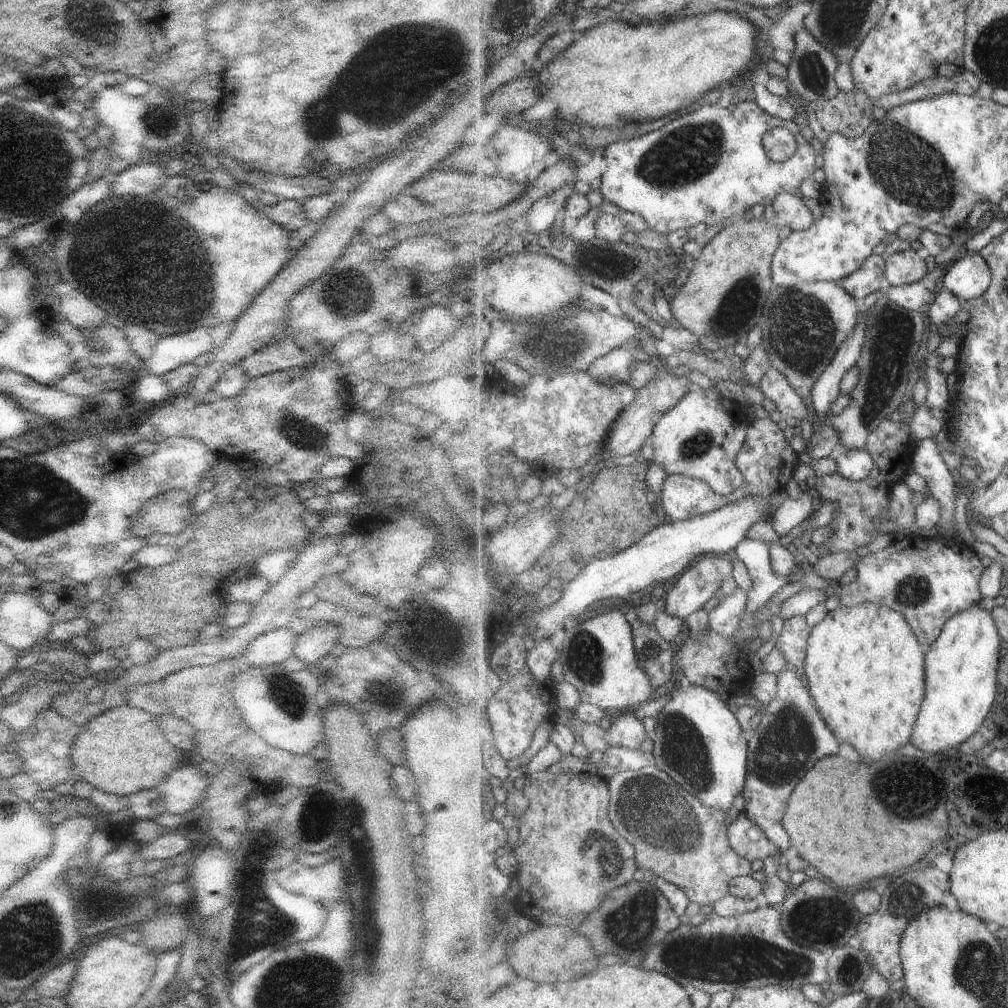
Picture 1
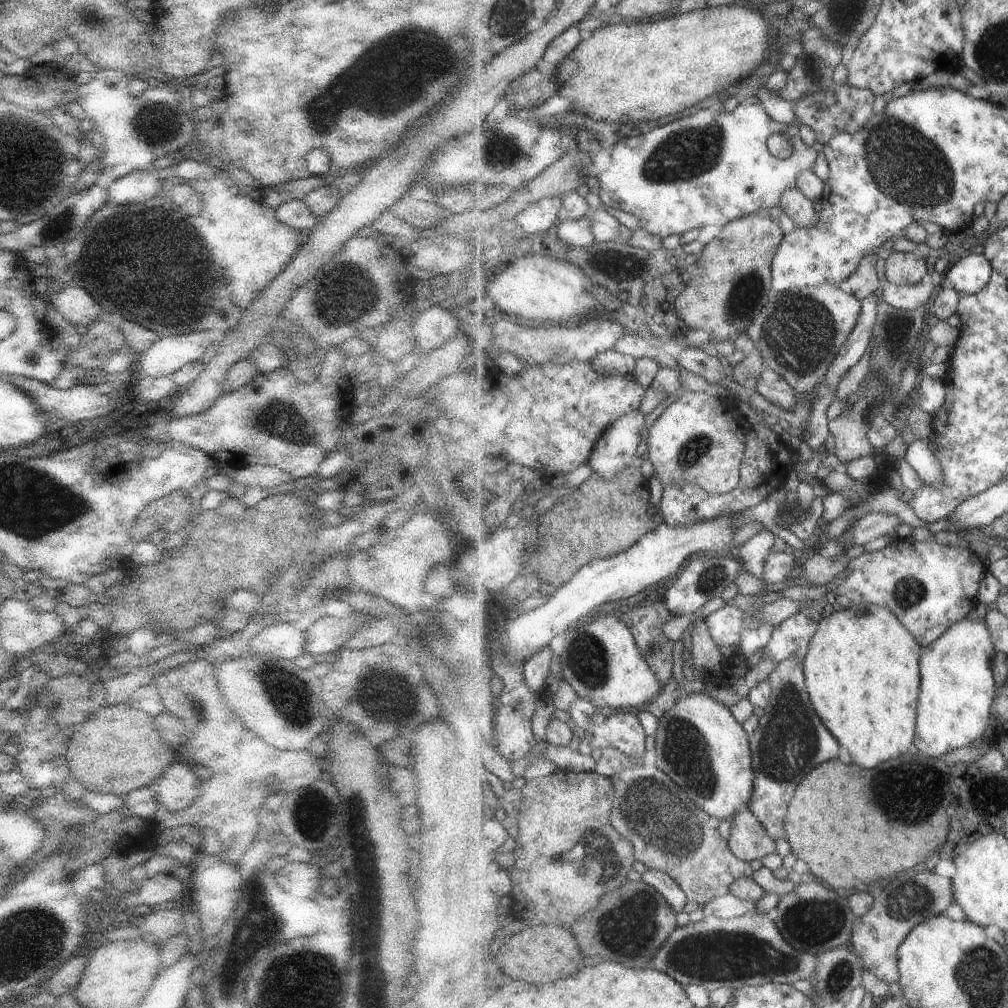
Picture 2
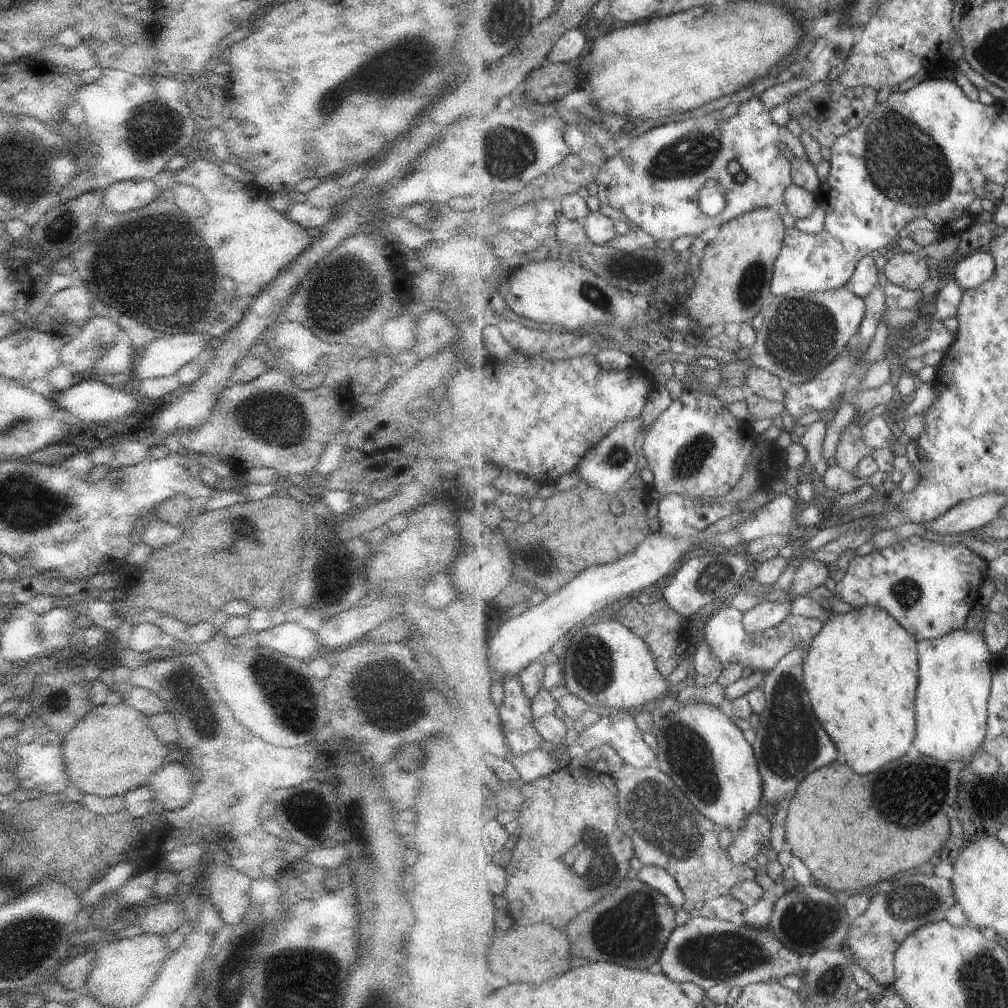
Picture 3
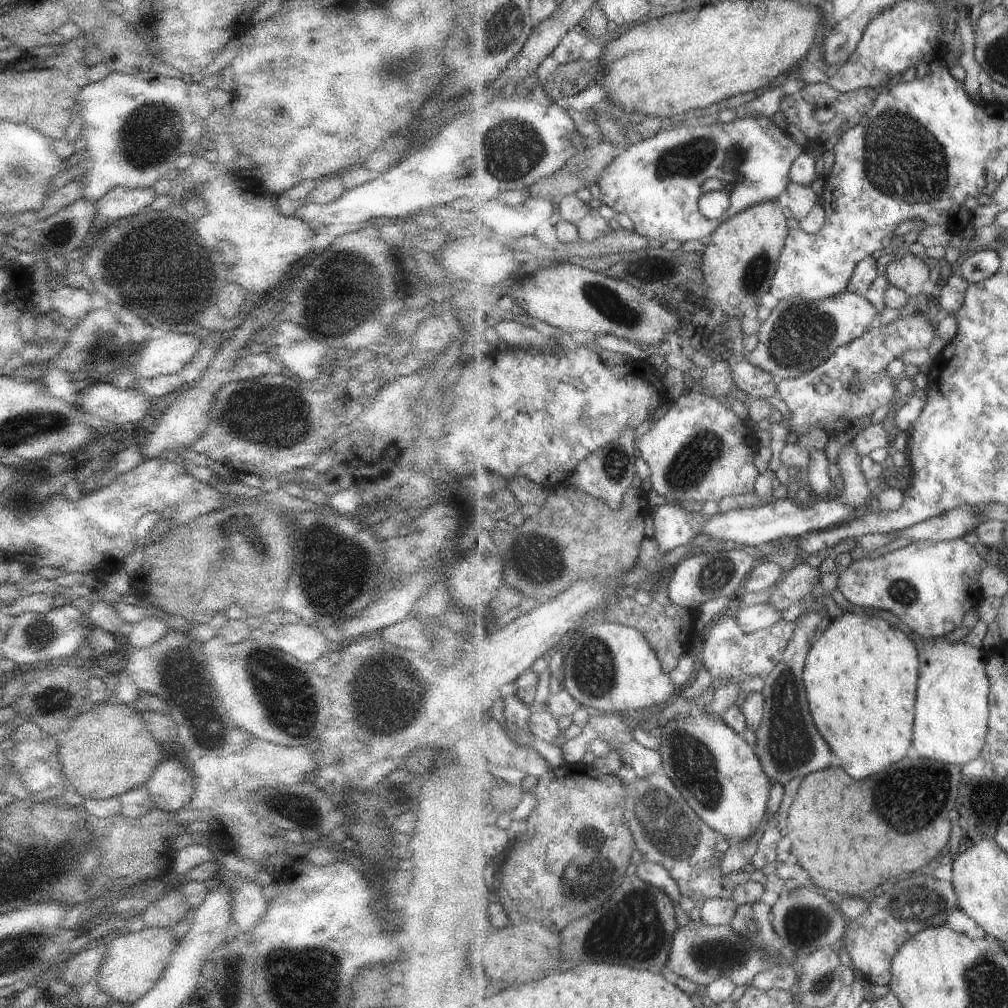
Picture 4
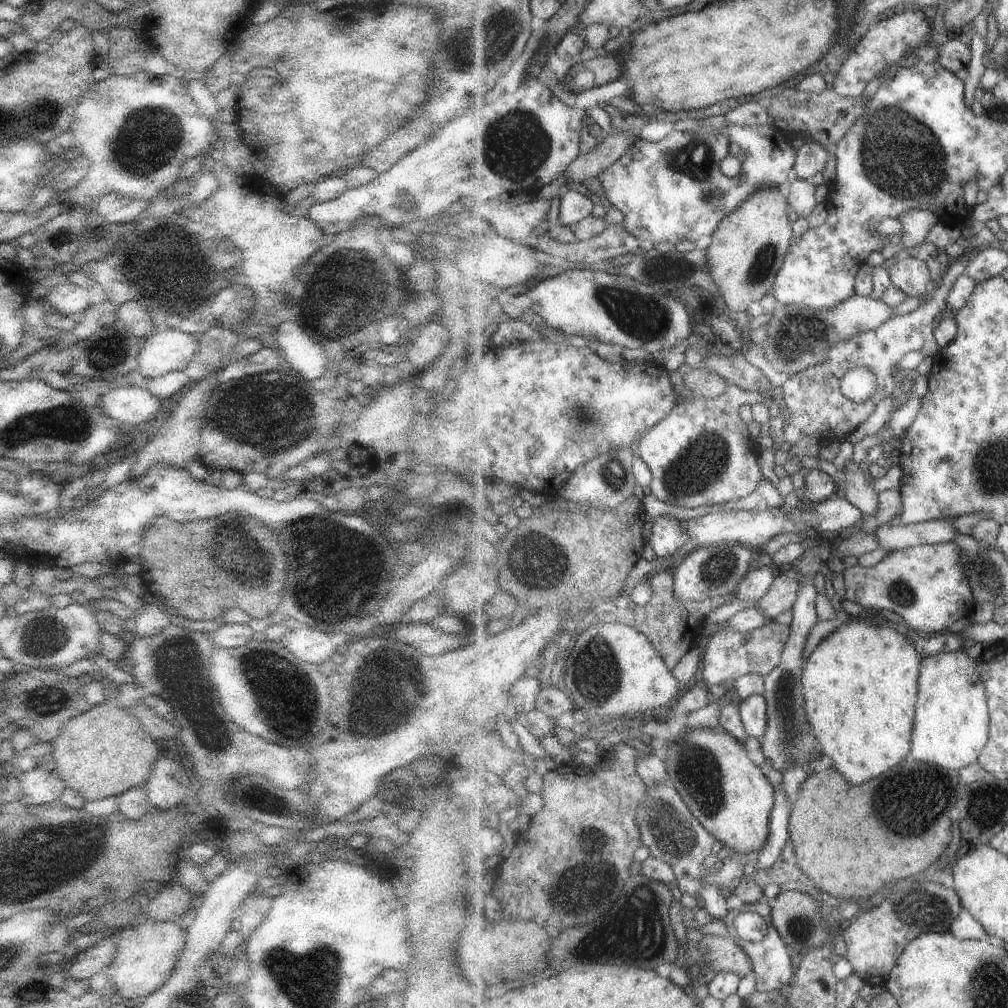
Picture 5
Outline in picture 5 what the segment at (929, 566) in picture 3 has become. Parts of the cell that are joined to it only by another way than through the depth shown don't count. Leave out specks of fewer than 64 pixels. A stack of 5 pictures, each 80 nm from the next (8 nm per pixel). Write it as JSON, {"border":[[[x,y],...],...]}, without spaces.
{"border":[[[955,541],[915,545],[889,552],[872,567],[858,563],[847,567],[842,576],[845,598],[870,609],[885,608],[895,612],[919,634],[939,633],[957,619],[968,616],[977,606],[962,555],[963,549]]]}

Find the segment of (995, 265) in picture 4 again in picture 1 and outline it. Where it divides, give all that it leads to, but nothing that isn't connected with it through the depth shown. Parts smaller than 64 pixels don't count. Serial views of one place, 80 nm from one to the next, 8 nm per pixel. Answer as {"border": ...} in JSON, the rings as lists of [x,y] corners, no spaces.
{"border":[[[967,252],[966,256],[952,264],[942,279],[942,289],[953,293],[966,303],[982,297],[993,282],[990,263],[980,253]]]}

